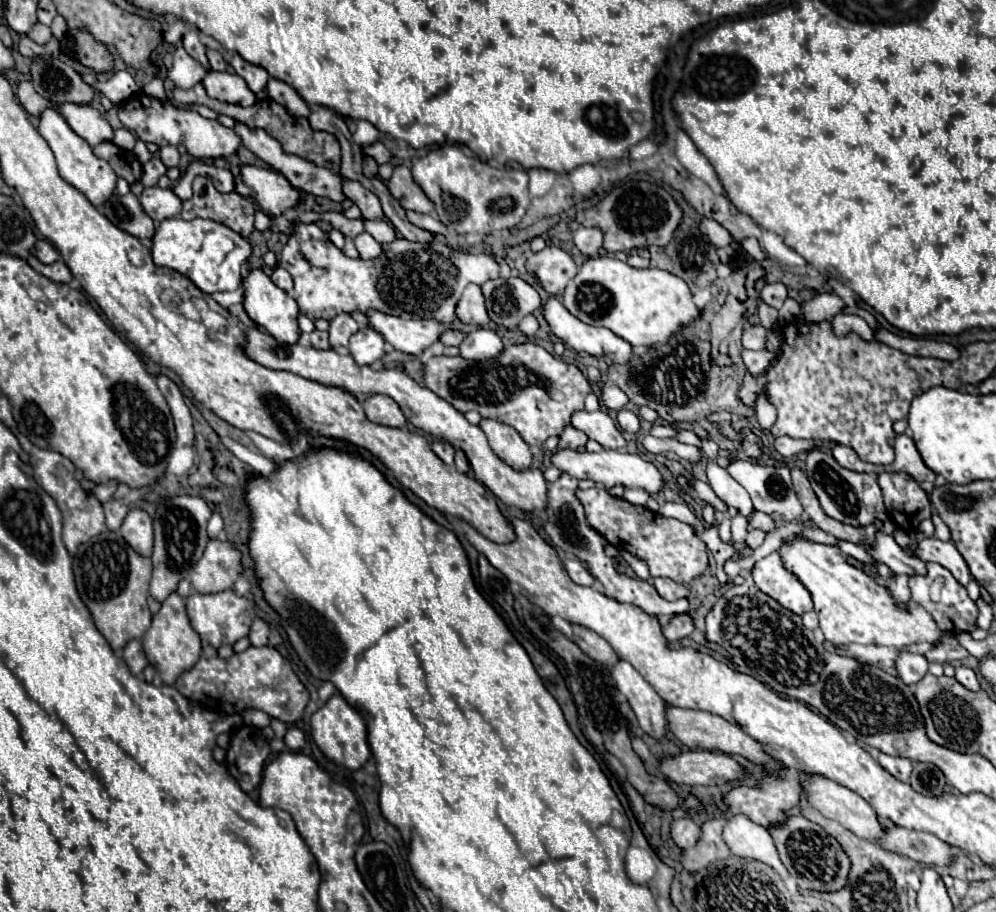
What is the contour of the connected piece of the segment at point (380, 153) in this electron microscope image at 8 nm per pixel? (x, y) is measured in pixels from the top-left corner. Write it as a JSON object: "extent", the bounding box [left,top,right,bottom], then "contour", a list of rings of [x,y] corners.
{"extent":[364,141,392,165],"contour":[[[378,141],[378,143],[372,143],[372,145],[364,147],[364,157],[372,157],[378,165],[382,165],[382,163],[388,163],[392,155],[390,155],[390,151]]]}

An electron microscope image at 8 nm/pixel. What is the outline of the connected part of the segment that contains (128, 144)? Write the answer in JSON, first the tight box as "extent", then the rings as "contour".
{"extent":[112,129,138,151],"contour":[[[116,129],[116,131],[114,131],[114,139],[112,139],[112,143],[118,145],[120,149],[132,151],[134,145],[136,145],[136,141],[138,141],[136,135],[134,135],[132,131],[128,131],[128,129]]]}

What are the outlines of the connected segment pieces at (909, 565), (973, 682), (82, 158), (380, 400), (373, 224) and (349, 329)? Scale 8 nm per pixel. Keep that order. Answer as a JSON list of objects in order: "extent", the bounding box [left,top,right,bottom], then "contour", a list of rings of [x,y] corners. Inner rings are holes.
[{"extent":[866,533,928,575],"contour":[[[878,533],[874,547],[866,547],[866,551],[876,559],[886,563],[896,575],[924,575],[928,573],[926,561],[920,561],[918,557],[910,557],[904,553],[904,549],[894,541],[894,537]]]},{"extent":[956,667,980,691],"contour":[[[956,667],[956,679],[970,691],[980,691],[980,683],[976,673],[970,667]]]},{"extent":[38,109,118,209],"contour":[[[46,109],[40,115],[38,131],[46,139],[46,143],[50,145],[62,179],[68,181],[70,185],[74,185],[78,191],[82,191],[94,207],[102,209],[104,201],[108,201],[108,197],[116,191],[116,181],[118,181],[118,177],[116,177],[116,173],[112,173],[112,167],[108,165],[108,161],[98,159],[92,153],[92,147],[82,137],[78,137],[54,109]]]},{"extent":[362,395,406,429],"contour":[[[372,395],[362,403],[362,407],[372,423],[386,425],[386,427],[400,427],[400,429],[406,427],[404,413],[400,411],[398,403],[388,395]]]},{"extent":[364,221,396,243],"contour":[[[364,221],[364,229],[380,243],[390,243],[396,237],[394,227],[388,221]]]},{"extent":[330,313,358,349],"contour":[[[340,313],[330,321],[330,345],[336,349],[340,345],[348,345],[350,337],[358,331],[358,323],[348,315],[348,313]]]}]

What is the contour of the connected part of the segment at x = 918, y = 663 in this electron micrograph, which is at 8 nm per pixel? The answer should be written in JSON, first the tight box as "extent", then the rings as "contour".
{"extent":[896,651,928,685],"contour":[[[902,651],[896,661],[896,669],[906,685],[916,685],[928,673],[928,661],[924,659],[924,655]]]}

